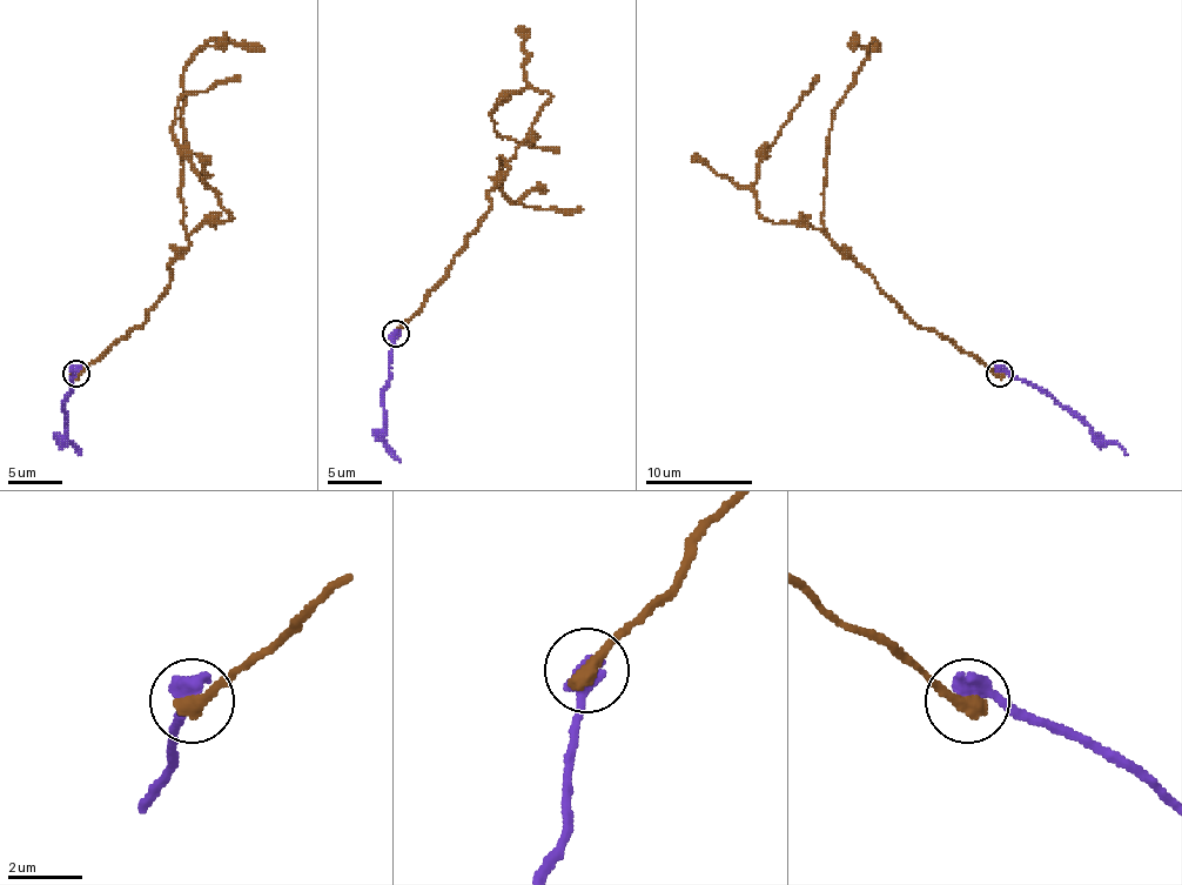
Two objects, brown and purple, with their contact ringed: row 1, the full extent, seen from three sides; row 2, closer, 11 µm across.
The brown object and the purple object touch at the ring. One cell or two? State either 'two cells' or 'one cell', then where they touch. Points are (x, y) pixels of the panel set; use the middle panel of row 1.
two cells; place (395, 334)

